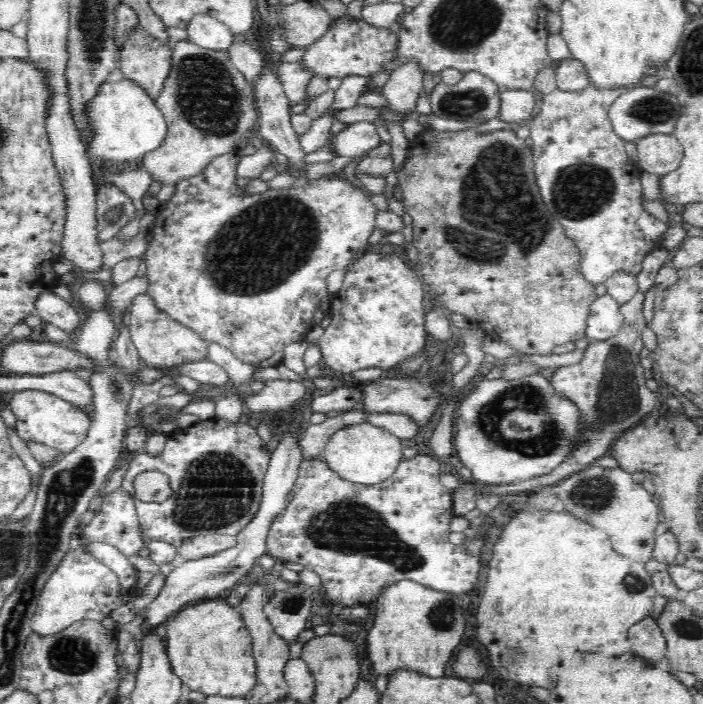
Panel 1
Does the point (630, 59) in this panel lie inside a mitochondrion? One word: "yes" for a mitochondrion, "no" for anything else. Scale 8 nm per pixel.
no

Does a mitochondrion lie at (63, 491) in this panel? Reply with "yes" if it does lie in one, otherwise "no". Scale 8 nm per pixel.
yes

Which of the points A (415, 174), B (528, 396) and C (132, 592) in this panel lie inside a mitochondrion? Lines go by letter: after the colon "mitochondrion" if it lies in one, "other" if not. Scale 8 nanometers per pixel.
A: other
B: mitochondrion
C: other

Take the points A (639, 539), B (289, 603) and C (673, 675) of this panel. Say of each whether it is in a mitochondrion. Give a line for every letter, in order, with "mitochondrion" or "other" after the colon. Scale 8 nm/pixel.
A: mitochondrion
B: mitochondrion
C: other

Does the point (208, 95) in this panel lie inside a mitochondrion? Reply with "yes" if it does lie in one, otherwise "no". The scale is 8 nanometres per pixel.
yes

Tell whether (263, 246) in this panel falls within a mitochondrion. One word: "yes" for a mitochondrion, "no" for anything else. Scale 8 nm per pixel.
yes

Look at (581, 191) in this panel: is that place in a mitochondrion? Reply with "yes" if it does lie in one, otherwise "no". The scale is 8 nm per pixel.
yes

